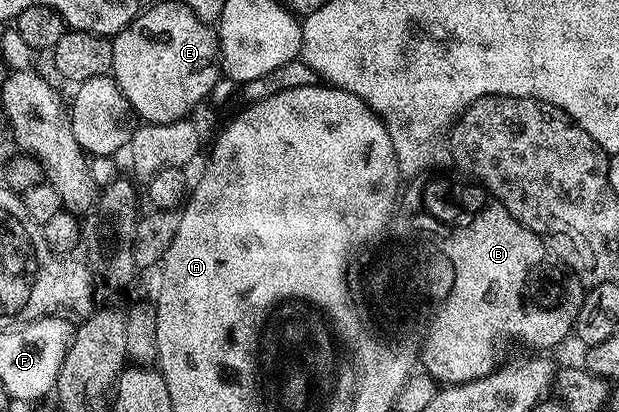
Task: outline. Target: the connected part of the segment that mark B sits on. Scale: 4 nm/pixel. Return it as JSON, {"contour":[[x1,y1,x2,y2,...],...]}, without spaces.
{"contour":[[500,203,493,207,488,207,468,231,460,231,460,235,453,234,452,239,448,239,448,252,452,254,452,259,456,259,456,291,452,291,452,299,448,299,448,307,440,311,440,319,436,319,436,327,432,331,432,343,425,343,428,347,428,359,422,364,423,370,432,379,444,385,457,385,459,383,470,383,476,379,487,379,489,375,497,370,496,362,500,359,500,347,496,342,499,339,517,339,520,343,525,343,528,347,537,347,537,352,544,353,547,347,556,347,564,338,573,334,578,317,578,309,582,309,582,301,586,294,586,288,575,275,569,273,562,266,559,259,548,250,543,239,536,235,526,225,522,225,515,217,509,213]]}

